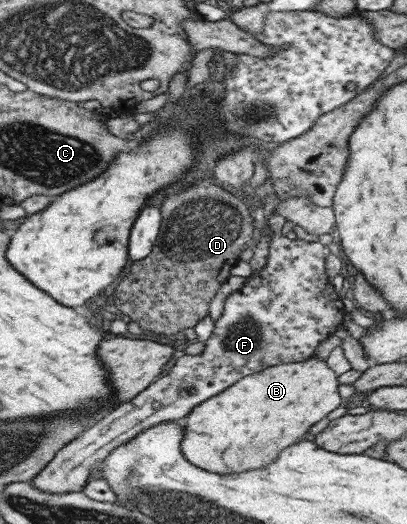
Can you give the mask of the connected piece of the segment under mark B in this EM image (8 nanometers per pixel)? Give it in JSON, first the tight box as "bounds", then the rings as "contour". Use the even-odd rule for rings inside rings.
{"bounds":[182,358,342,475],"contour":[[[315,358],[273,365],[243,378],[216,399],[208,399],[202,407],[197,406],[188,414],[185,441],[182,442],[186,459],[218,475],[270,465],[277,458],[274,455],[308,438],[307,432],[313,424],[342,405],[338,379],[325,361]]]}

